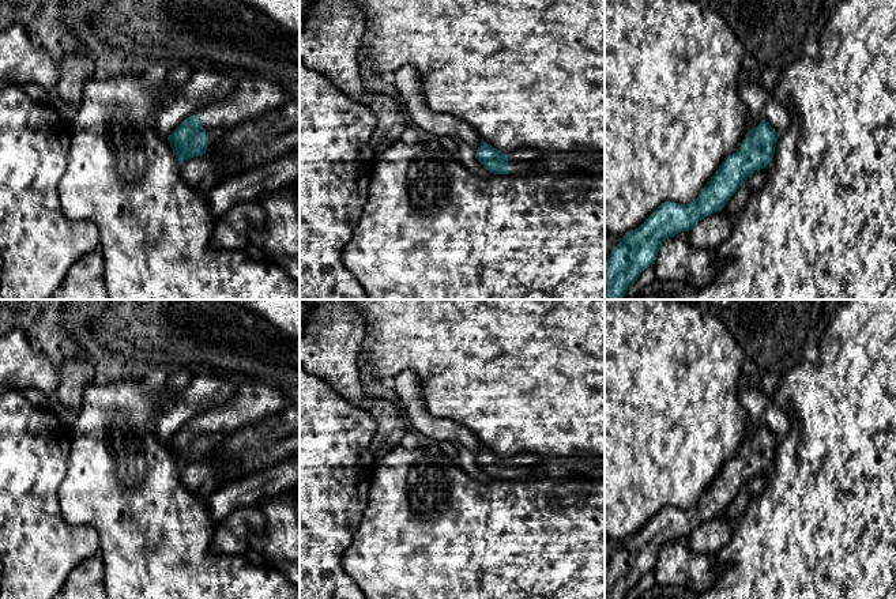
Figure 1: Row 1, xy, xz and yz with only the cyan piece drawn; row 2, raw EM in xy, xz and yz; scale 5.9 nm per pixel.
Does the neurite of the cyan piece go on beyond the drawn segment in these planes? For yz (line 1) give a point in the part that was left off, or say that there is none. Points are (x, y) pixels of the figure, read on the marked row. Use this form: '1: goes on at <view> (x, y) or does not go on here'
1: does not go on here

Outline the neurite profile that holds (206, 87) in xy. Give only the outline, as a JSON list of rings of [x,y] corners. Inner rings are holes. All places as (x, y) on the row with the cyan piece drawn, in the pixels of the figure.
[[[195,71],[189,82],[177,90],[176,98],[158,110],[158,129],[167,137],[185,118],[229,97],[237,84],[238,82],[225,74]]]

